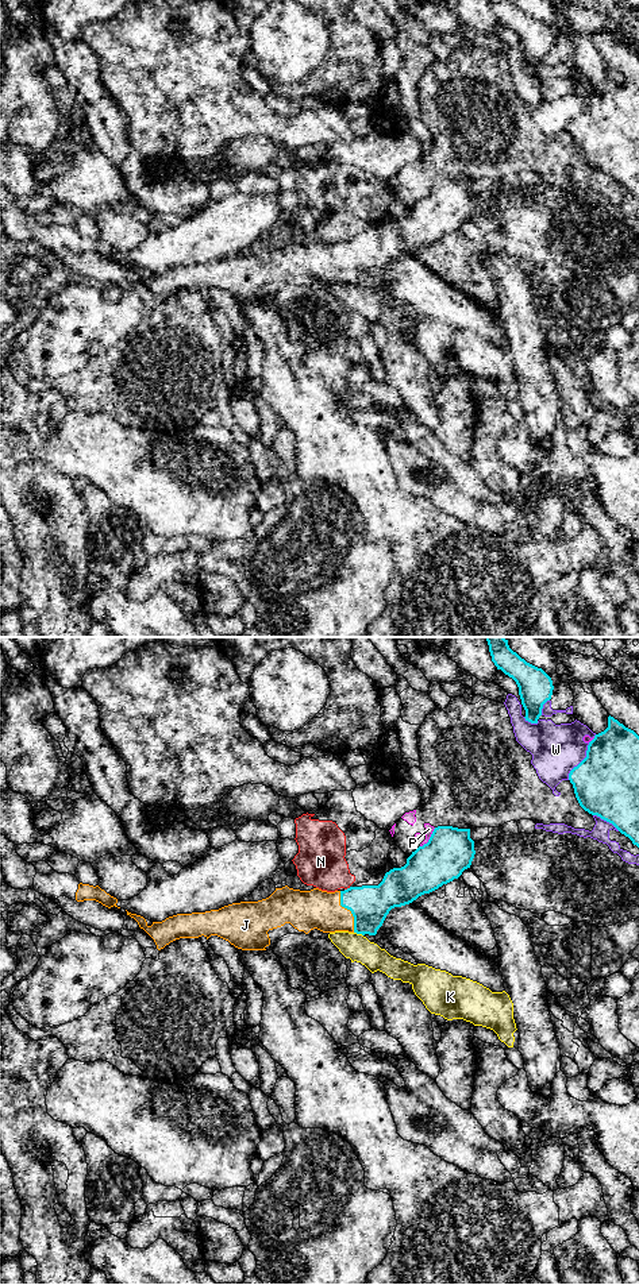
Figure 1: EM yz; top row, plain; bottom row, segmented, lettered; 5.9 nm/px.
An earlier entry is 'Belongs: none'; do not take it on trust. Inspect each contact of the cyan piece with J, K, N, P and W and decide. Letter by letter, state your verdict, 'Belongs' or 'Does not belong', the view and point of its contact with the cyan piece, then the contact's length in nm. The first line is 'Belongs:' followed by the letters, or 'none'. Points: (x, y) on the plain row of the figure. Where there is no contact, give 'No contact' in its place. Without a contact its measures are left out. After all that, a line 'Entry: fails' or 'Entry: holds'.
Belongs: J
J: Belongs. Touches cyan at yz (349, 261). Shared border 260 nm
K: Does not belong. Touches cyan at yz (358, 285). Shared border 60 nm
N: Does not belong. Touches cyan at yz (347, 240). Shared border 40 nm
P: Does not belong. Touches cyan at yz (430, 190). Shared border 150 nm
W: Does not belong. Touches cyan at yz (582, 112). Shared border 280 nm
Entry: fails

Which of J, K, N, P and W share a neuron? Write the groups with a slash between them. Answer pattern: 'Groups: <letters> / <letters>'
Groups: J / K / N / P W

